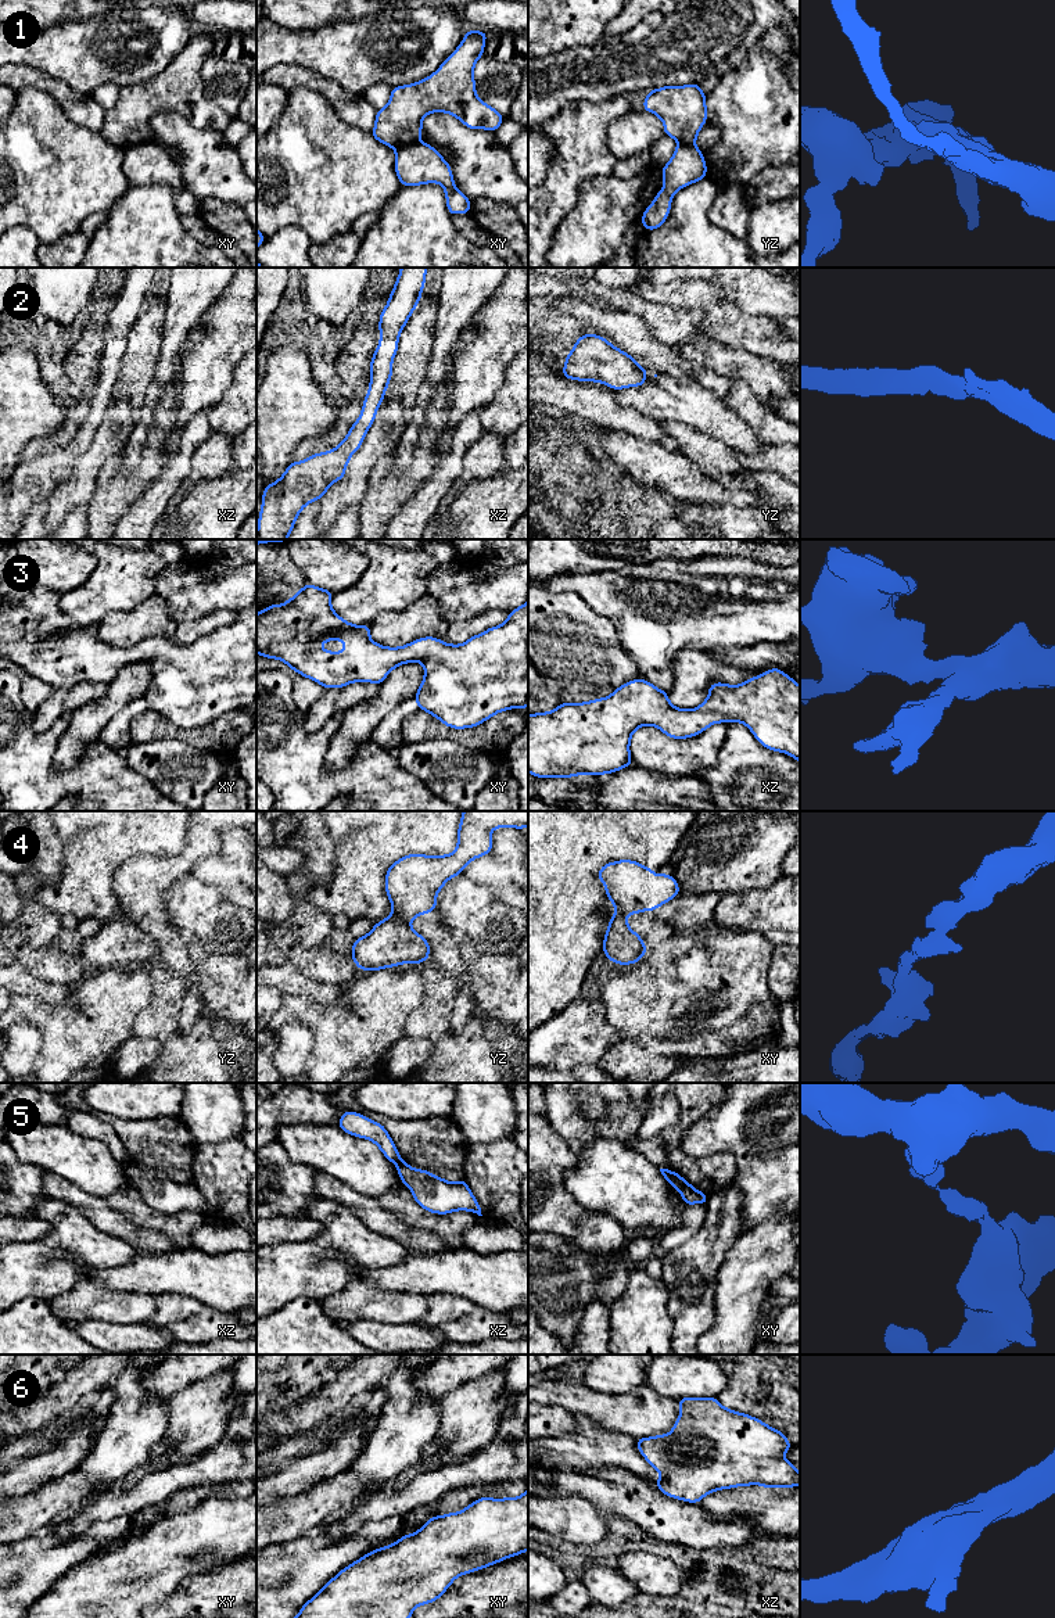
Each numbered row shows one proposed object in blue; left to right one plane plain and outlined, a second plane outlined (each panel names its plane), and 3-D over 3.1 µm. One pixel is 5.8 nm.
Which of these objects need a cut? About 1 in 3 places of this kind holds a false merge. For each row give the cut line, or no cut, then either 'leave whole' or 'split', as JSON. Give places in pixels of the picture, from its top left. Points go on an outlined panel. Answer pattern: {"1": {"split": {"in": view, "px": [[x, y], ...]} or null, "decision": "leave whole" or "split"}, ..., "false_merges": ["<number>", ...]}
{"1": {"split": {"in": "xy", "px": [[417, 140], [404, 144], [397, 150]]}, "decision": "split"}, "2": {"split": null, "decision": "leave whole"}, "3": {"split": null, "decision": "leave whole"}, "4": {"split": {"in": "yz", "px": [[393, 912], [409, 924]]}, "decision": "split"}, "5": {"split": {"in": "xz", "px": [[401, 1159], [395, 1163]]}, "decision": "split"}, "6": {"split": null, "decision": "leave whole"}, "false_merges": ["1", "4", "5"]}

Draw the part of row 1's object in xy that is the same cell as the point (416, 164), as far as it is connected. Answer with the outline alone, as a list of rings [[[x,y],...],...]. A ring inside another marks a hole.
[[[416,141],[398,148],[395,172],[403,186],[439,183],[451,215],[470,212],[471,201],[456,189],[449,164],[430,144]]]

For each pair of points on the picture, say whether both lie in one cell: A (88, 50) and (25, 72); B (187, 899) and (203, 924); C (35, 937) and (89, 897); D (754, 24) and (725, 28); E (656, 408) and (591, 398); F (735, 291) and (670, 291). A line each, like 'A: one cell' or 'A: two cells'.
A: two cells
B: one cell
C: two cells
D: one cell
E: two cells
F: two cells

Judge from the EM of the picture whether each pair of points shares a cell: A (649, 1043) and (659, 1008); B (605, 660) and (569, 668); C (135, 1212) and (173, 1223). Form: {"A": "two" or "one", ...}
{"A": "two", "B": "one", "C": "one"}

